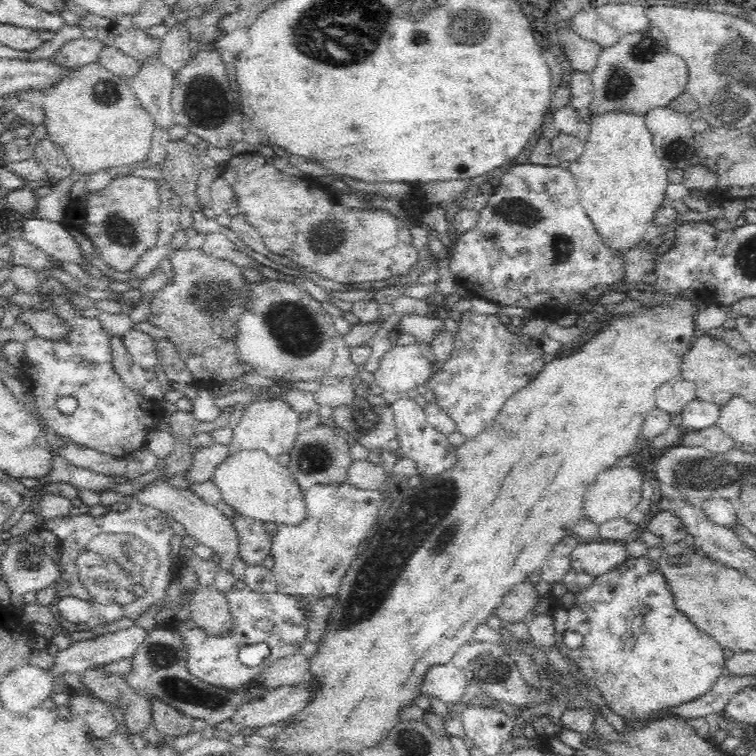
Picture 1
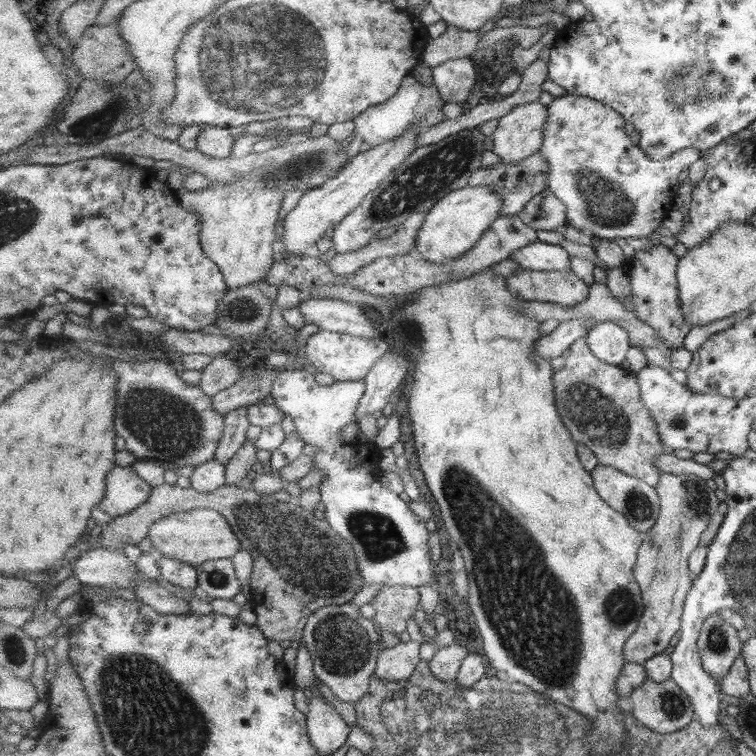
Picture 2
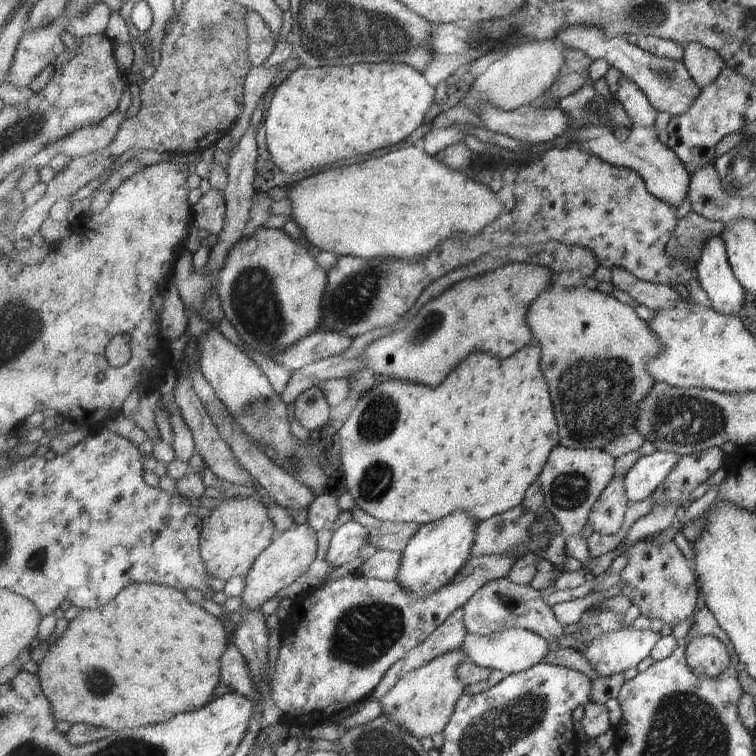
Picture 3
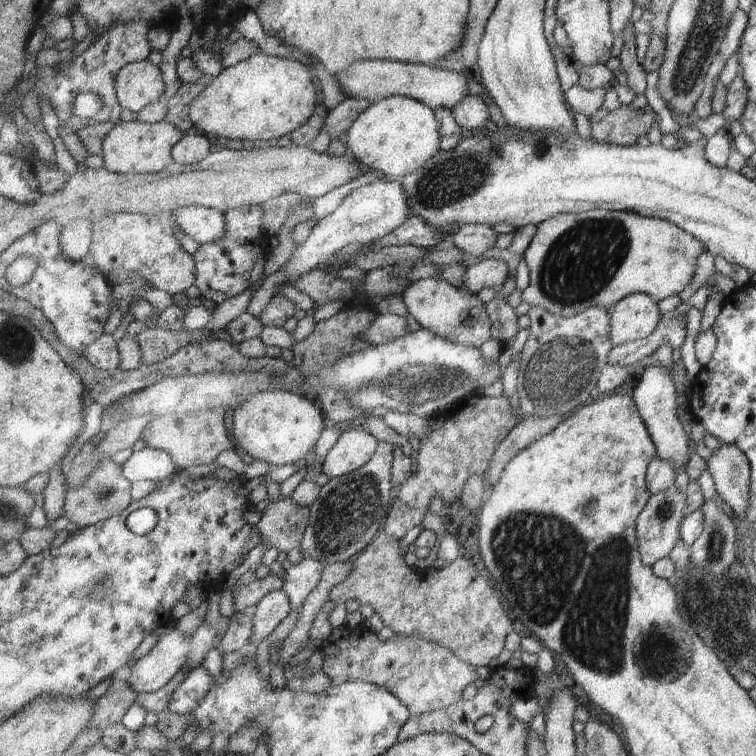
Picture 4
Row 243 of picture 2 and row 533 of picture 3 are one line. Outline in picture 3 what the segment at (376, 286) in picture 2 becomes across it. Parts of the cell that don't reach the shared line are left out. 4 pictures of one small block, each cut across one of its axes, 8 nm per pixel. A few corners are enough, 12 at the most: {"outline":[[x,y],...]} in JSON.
{"outline":[[533,510],[478,523],[473,557],[527,553]]}

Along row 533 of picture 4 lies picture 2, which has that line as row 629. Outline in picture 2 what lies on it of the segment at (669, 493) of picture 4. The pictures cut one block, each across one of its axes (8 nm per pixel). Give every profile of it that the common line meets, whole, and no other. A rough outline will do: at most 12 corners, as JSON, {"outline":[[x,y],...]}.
{"outline":[[664,473],[636,566],[644,616],[626,663],[665,653],[692,586],[688,556],[719,503]]}

